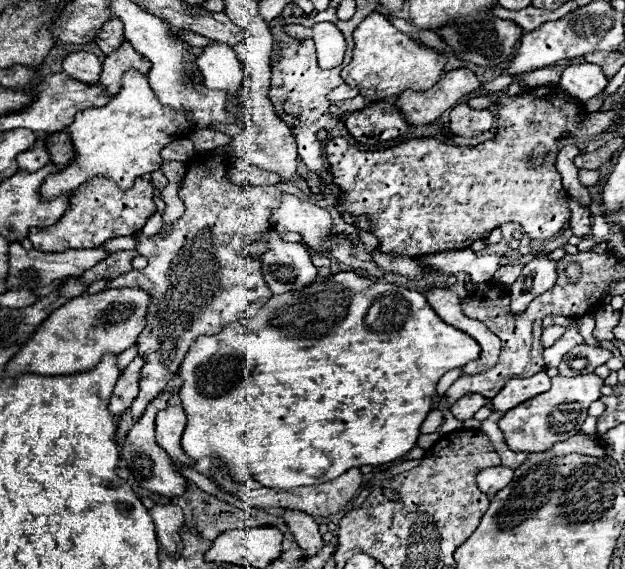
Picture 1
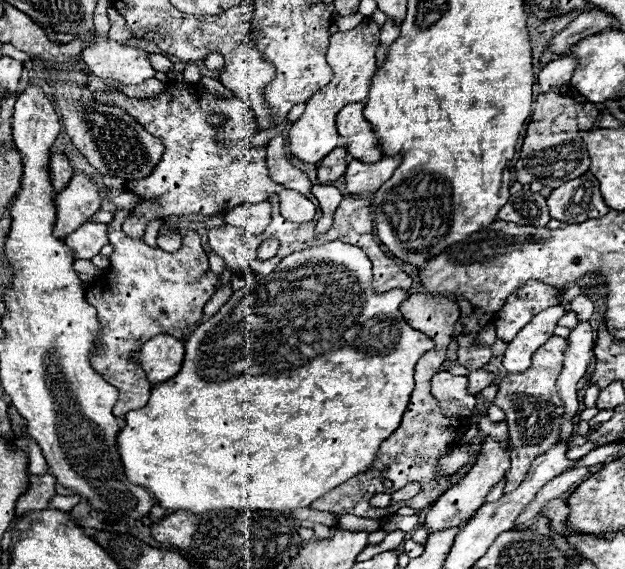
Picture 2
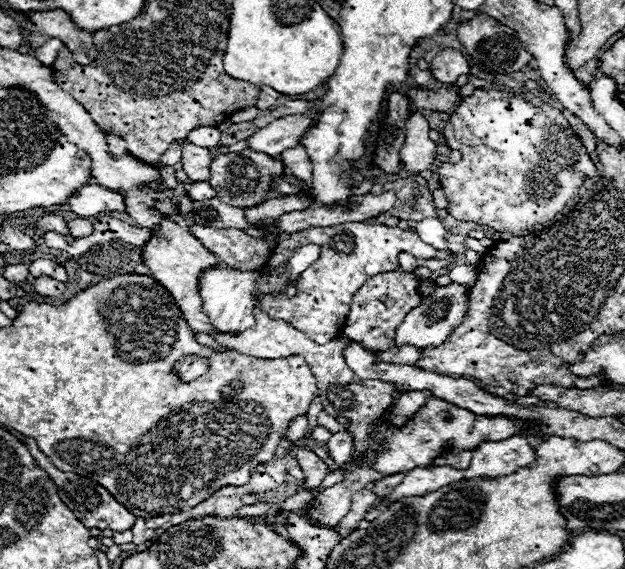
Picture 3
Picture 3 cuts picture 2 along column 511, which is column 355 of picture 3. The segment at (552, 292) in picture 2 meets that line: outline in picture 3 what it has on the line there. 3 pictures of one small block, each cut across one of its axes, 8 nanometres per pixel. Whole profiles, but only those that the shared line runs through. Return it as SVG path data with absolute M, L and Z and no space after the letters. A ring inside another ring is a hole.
M400 268L400 270L394 270L392 274L376 274L376 278L368 278L368 282L356 292L352 310L344 324L344 334L366 348L388 350L394 346L396 328L402 324L404 316L421 302L418 280L412 272L402 272Z

